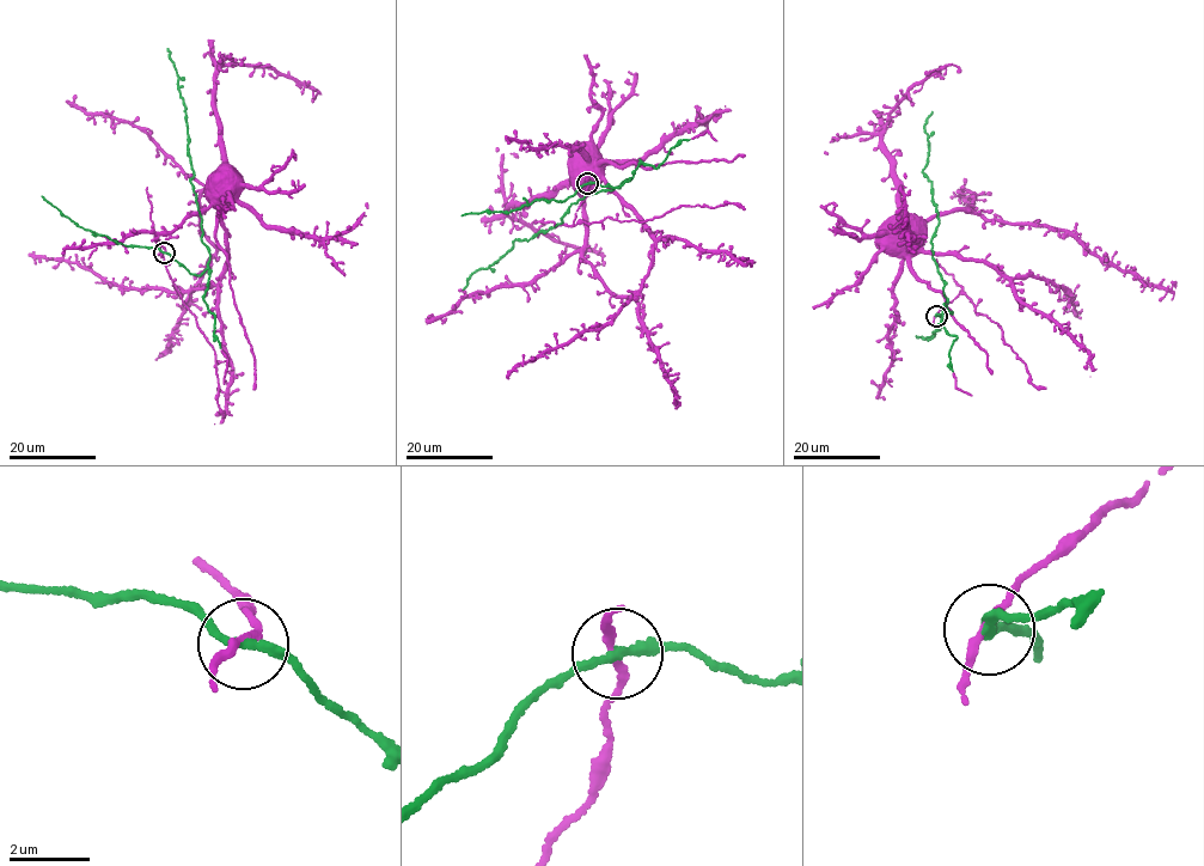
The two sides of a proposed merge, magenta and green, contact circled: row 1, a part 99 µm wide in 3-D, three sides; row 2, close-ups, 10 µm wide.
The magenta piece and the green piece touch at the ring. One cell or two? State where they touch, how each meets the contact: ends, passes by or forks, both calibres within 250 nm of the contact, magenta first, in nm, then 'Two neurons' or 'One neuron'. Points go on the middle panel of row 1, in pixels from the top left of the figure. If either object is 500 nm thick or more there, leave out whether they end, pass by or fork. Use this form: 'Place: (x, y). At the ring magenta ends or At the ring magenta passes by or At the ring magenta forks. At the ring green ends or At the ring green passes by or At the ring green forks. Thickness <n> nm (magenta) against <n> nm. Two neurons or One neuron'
Place: (587, 183). At the ring magenta passes by. At the ring green passes by. Thickness 180 nm (magenta) against 220 nm. One neuron

